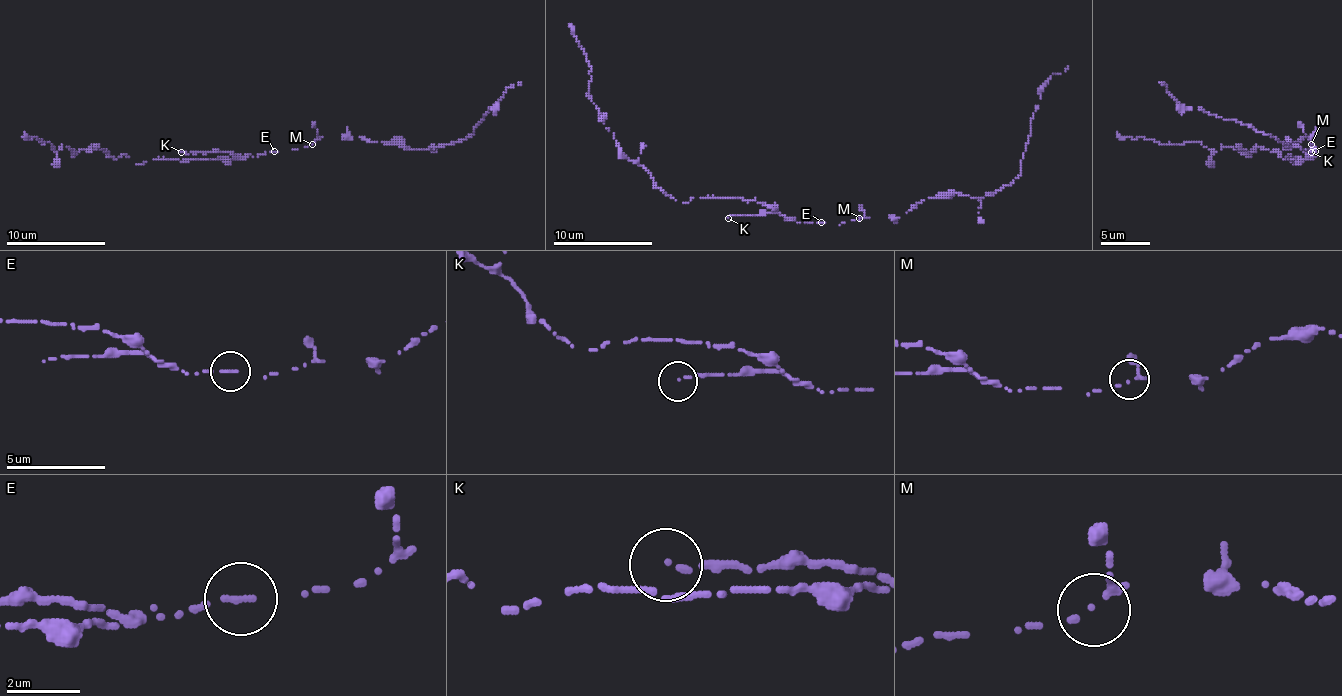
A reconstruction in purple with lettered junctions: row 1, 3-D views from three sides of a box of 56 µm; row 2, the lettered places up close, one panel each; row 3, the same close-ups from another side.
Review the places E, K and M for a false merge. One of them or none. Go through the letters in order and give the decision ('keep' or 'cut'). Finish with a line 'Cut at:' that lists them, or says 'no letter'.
E: cut
K: keep
M: keep
Cut at: E

